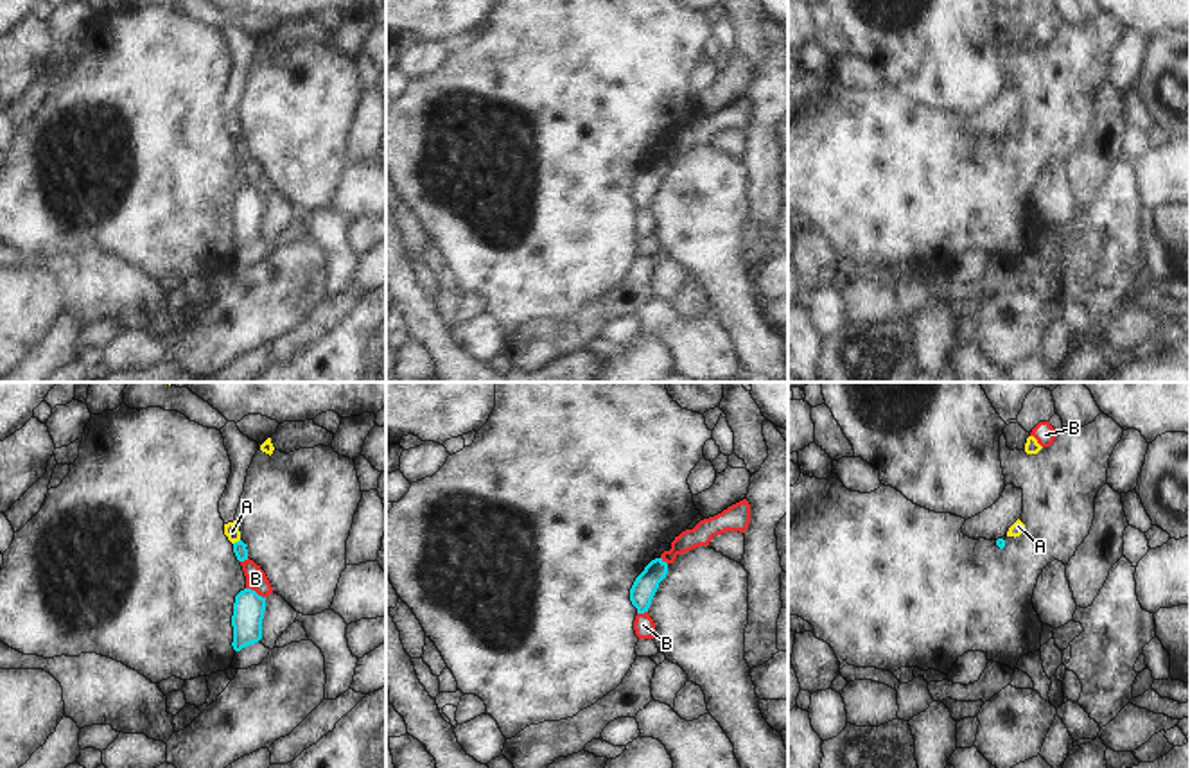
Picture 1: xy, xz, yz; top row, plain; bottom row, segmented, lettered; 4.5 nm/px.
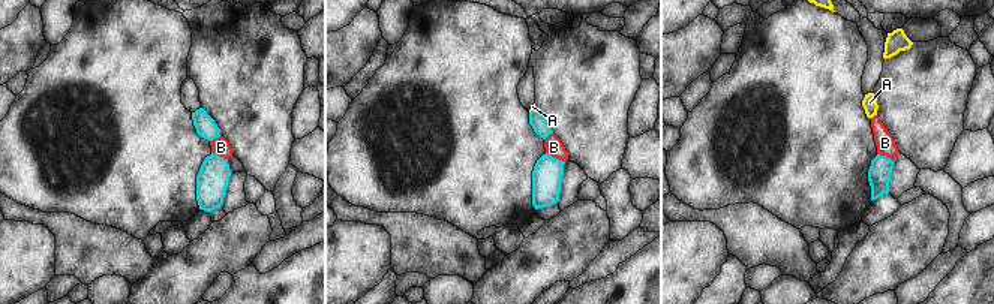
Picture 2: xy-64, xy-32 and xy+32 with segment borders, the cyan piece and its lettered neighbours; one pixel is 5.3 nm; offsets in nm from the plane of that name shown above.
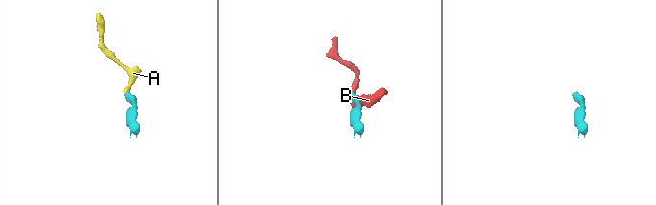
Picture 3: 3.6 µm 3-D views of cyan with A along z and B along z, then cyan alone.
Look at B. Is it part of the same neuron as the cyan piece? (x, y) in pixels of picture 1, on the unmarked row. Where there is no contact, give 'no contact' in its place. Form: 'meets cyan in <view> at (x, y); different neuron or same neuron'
meets cyan in xy at (253, 189); different neuron

